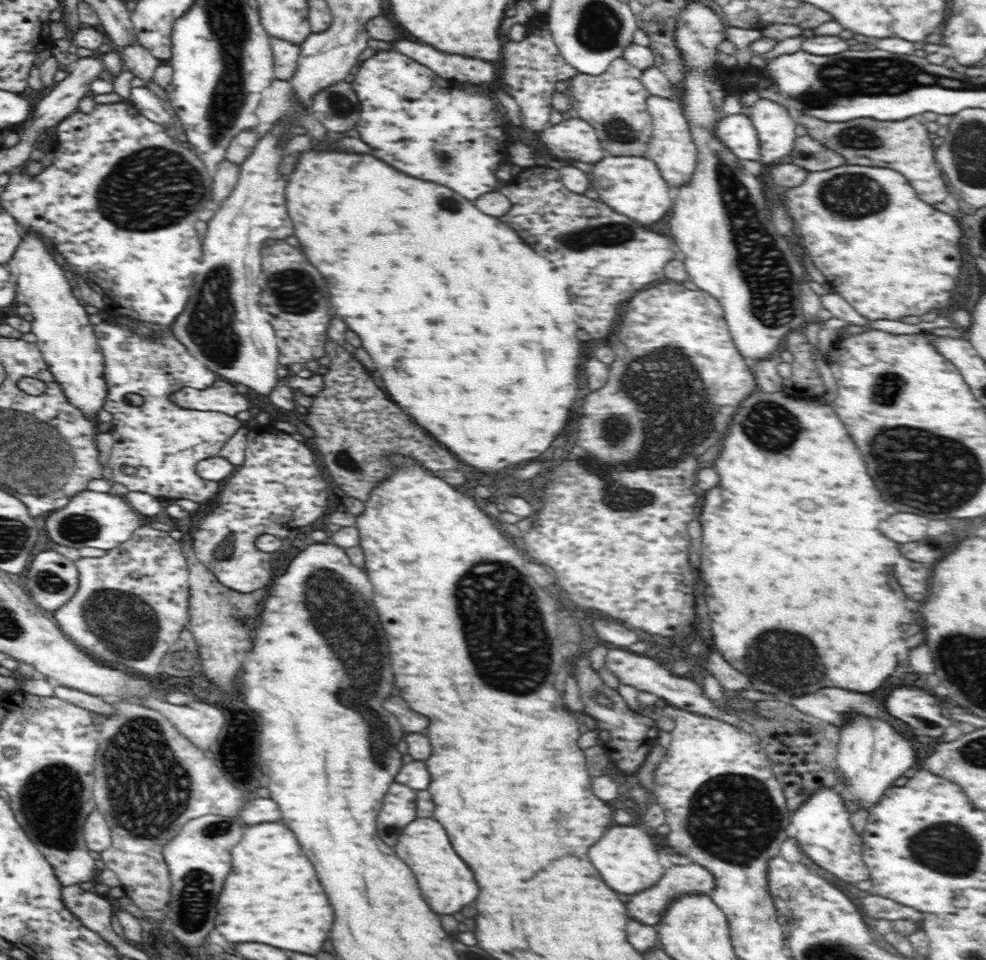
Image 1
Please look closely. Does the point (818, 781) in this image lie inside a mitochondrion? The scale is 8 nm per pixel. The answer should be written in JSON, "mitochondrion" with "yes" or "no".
{"mitochondrion":"no"}

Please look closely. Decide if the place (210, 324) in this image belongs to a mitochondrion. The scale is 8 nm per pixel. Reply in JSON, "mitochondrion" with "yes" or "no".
{"mitochondrion":"yes"}

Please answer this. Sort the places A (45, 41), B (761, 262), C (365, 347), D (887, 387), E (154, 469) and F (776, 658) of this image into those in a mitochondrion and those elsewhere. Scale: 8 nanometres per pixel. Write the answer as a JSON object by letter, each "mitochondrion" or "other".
{"A":"other","B":"mitochondrion","C":"other","D":"mitochondrion","E":"other","F":"mitochondrion"}

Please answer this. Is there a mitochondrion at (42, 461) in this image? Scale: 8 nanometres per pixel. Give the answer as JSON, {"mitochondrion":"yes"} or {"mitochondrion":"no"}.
{"mitochondrion":"yes"}

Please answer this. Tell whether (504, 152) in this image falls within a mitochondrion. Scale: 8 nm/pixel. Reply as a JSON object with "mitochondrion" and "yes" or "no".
{"mitochondrion":"no"}

